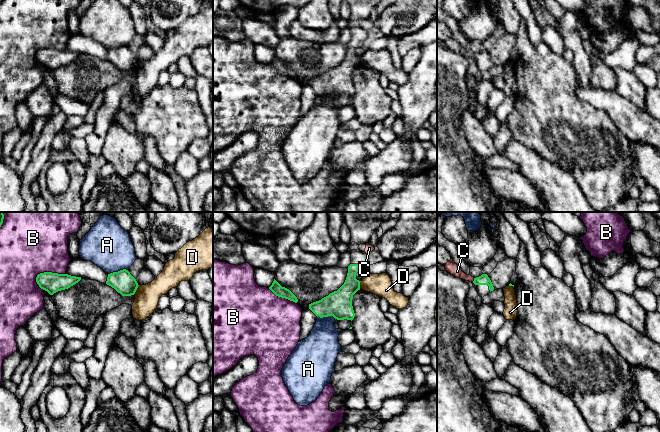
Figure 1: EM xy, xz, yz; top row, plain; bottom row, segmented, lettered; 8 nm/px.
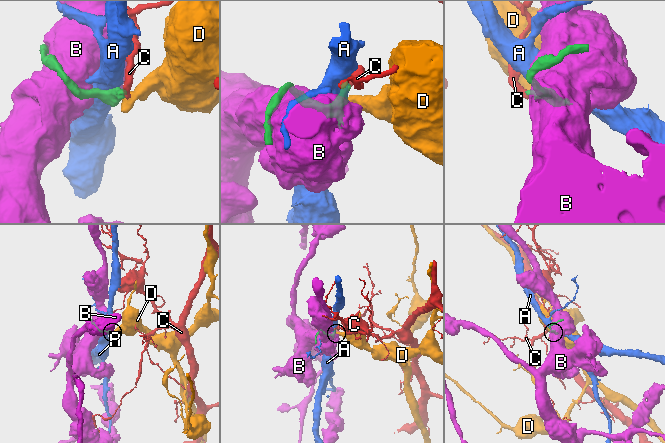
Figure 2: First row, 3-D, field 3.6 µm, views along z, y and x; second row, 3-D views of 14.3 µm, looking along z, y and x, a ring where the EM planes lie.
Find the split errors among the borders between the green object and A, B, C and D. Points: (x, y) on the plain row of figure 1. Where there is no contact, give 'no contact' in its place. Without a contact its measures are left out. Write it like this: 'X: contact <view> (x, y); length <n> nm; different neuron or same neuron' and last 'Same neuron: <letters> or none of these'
A: contact xz (327, 92); length 170 nm; different neuron
B: contact xy (48, 48); length 260 nm; different neuron
C: contact yz (473, 57); length 60 nm; different neuron
D: contact xy (136, 65); length 90 nm; different neuron
Same neuron: none of these

